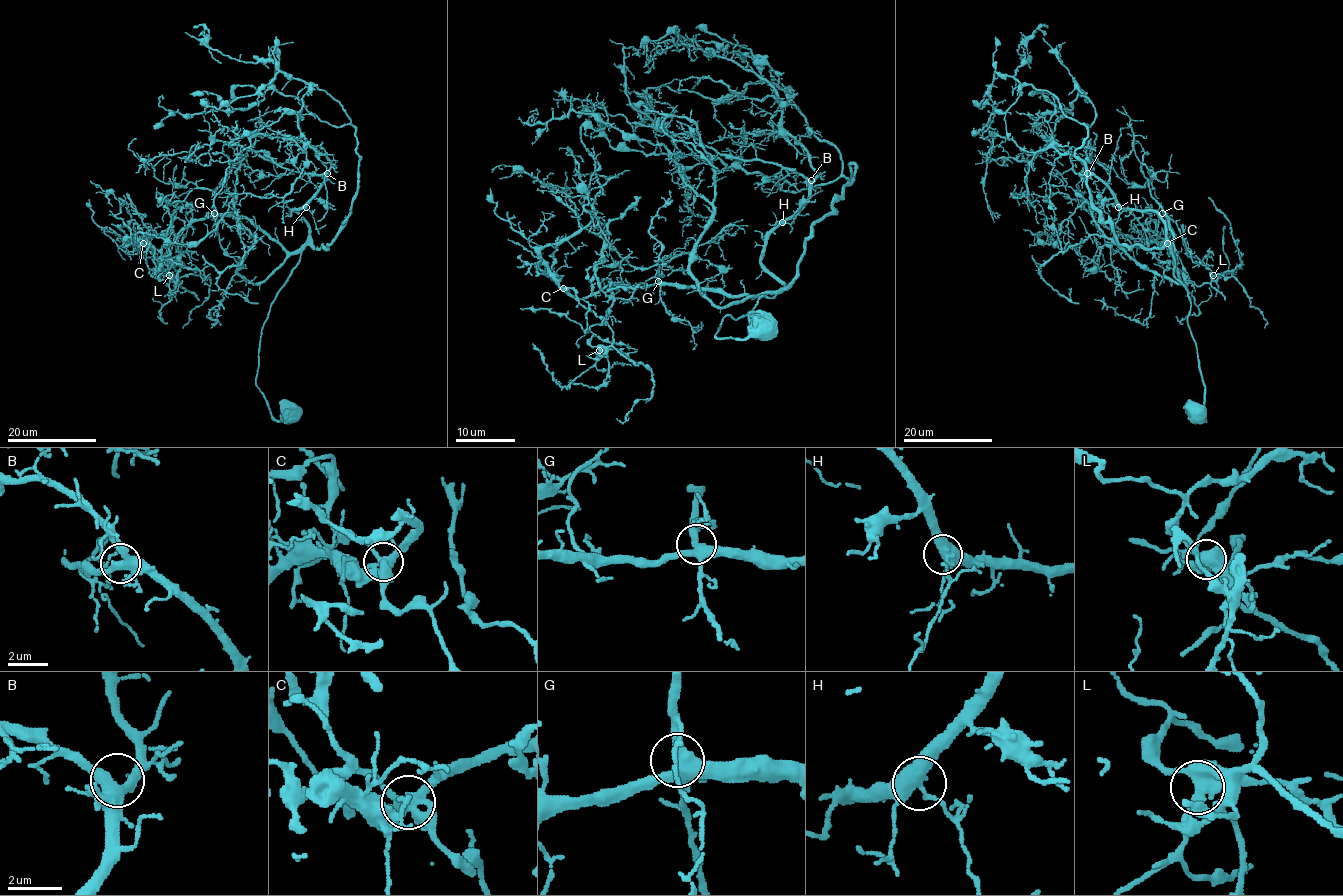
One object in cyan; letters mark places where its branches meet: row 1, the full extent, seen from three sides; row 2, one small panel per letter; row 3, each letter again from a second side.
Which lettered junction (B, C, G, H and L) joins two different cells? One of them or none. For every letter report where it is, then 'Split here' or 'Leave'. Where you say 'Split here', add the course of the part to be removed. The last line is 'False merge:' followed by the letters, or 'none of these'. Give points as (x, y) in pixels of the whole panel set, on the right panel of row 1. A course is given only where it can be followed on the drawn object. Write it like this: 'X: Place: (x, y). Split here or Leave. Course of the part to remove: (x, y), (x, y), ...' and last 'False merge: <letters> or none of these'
B: Place: (1087, 173). Leave
C: Place: (1167, 243). Split here. Course of the part to remove: (1167, 243), (1167, 250), (1178, 255), (1188, 278), (1197, 286), (1215, 281), (1240, 265), (1229, 219), (1208, 197)
G: Place: (1162, 213). Leave
H: Place: (1118, 207). Leave
L: Place: (1213, 275). Leave
False merge: C

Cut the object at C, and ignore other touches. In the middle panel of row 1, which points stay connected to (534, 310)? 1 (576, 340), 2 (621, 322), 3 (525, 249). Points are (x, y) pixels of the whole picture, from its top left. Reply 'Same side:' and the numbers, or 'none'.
Same side: none

